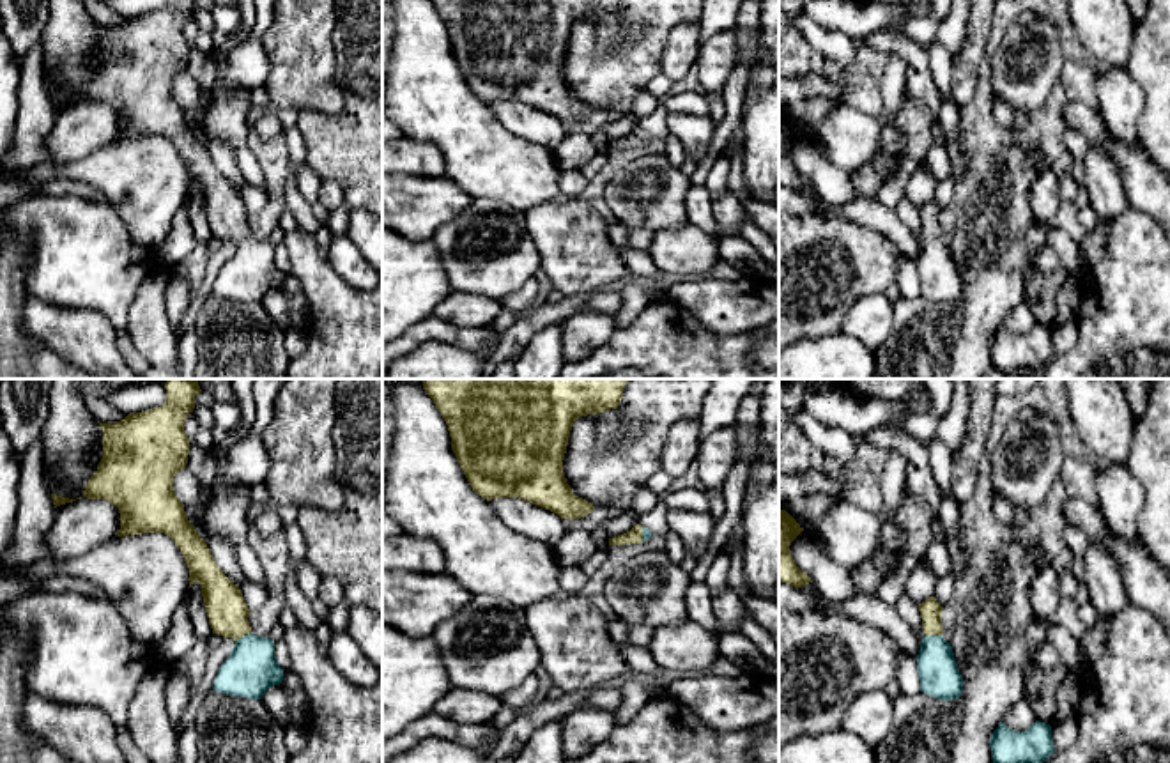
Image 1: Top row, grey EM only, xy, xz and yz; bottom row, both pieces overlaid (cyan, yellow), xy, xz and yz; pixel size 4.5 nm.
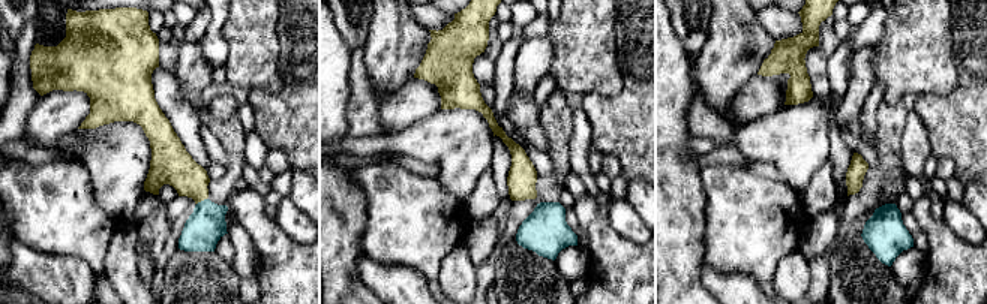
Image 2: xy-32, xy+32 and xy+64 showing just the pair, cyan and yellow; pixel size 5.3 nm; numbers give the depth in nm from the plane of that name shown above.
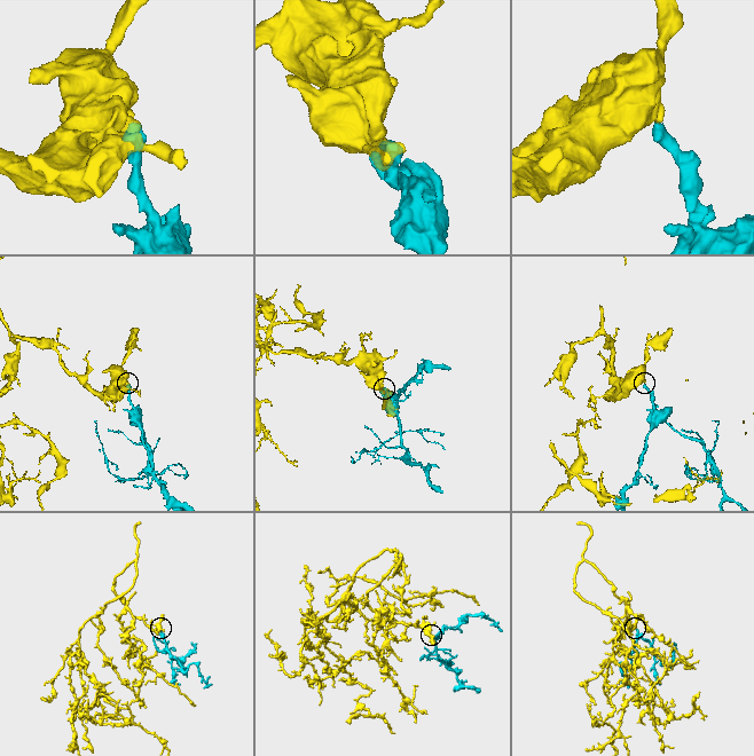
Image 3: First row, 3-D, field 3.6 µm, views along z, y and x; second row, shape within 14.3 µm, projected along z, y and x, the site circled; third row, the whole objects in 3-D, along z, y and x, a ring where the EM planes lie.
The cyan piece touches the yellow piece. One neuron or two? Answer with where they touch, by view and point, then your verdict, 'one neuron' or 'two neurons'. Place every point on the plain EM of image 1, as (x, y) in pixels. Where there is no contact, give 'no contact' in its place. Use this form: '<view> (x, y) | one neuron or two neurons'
xy (243, 239) | one neuron

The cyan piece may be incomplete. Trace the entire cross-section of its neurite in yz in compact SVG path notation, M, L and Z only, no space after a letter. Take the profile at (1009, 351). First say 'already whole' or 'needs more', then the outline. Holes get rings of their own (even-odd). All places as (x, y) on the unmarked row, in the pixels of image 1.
already whole; M1035 324L1025 335L1009 333L1004 326L991 336L989 343L993 368L1012 372L1046 365L1057 352L1051 329Z

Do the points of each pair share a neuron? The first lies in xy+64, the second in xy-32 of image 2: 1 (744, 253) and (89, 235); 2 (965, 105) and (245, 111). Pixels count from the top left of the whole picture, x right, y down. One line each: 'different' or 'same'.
1: same
2: different

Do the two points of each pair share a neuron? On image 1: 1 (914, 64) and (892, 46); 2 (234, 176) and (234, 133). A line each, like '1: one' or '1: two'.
1: one
2: two

